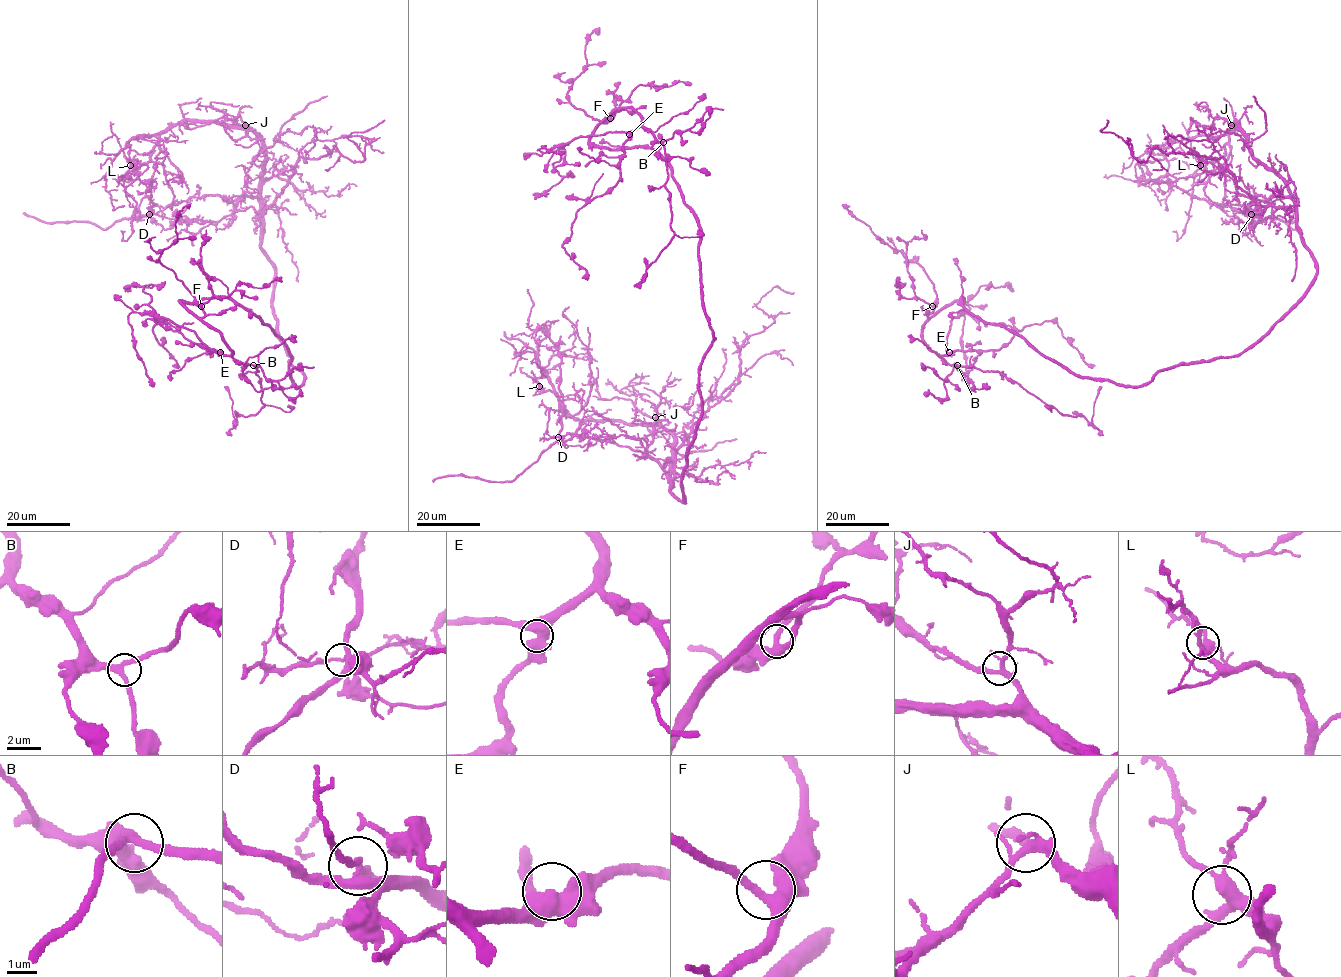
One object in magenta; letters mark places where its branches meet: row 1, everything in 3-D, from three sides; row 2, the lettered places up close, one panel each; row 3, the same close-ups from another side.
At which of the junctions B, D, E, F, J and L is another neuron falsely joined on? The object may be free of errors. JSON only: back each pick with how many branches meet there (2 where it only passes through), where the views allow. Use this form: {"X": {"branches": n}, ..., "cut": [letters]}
{"D": {"branches": 4}, "cut": ["D"]}

